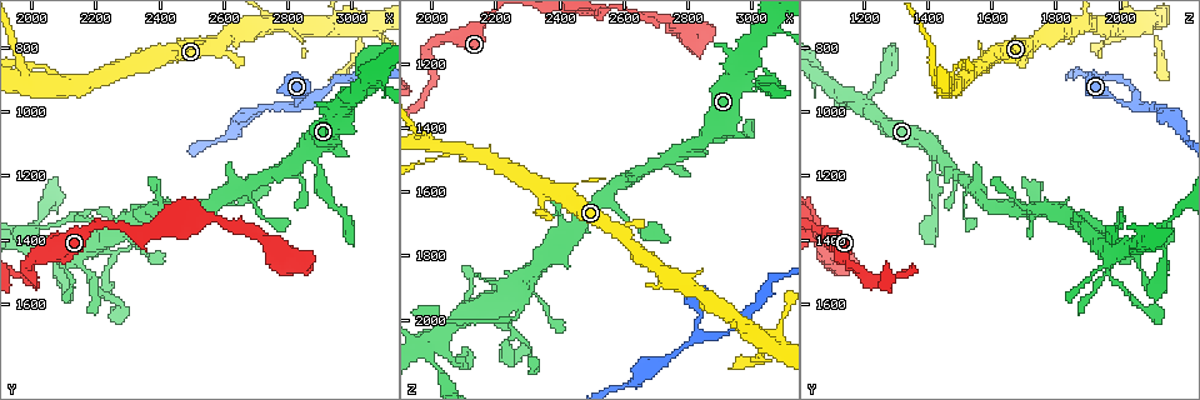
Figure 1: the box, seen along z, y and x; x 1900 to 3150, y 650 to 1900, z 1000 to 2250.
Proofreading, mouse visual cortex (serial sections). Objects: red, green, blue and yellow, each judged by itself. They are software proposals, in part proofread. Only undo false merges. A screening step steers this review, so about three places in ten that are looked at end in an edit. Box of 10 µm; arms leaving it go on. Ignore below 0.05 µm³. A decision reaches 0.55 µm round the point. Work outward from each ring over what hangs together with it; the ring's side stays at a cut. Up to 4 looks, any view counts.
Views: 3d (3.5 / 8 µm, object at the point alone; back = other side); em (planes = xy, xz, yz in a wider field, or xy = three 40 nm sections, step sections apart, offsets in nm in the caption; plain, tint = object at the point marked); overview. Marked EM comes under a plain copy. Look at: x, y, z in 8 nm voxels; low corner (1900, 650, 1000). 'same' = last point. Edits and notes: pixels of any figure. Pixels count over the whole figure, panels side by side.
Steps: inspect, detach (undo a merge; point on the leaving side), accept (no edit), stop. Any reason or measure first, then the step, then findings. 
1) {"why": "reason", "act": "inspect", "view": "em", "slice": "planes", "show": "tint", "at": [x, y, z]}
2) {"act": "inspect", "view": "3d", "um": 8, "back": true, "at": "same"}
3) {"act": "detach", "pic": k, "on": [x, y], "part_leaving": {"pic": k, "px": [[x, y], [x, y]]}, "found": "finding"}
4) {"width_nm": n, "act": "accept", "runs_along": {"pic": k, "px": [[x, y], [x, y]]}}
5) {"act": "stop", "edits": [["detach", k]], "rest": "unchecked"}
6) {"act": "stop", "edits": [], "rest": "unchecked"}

{"why": "thin neck", "act": "inspect", "view": "3d", "um": 3.5, "back": true, "at": [1980, 890, 1440]}

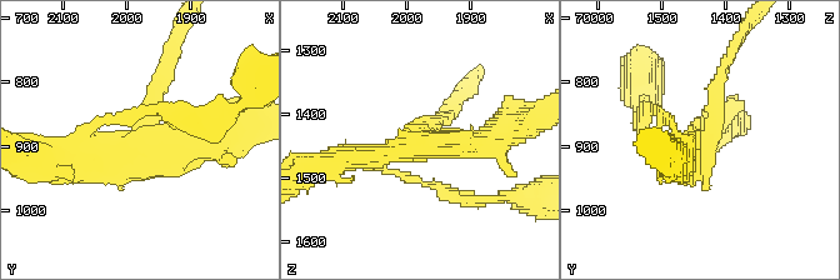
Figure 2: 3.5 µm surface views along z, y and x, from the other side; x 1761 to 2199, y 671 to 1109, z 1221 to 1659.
{"why": "now the EM", "act": "inspect", "view": "em", "slice": "planes", "show": "tint", "at": [1980, 905, 1440]}

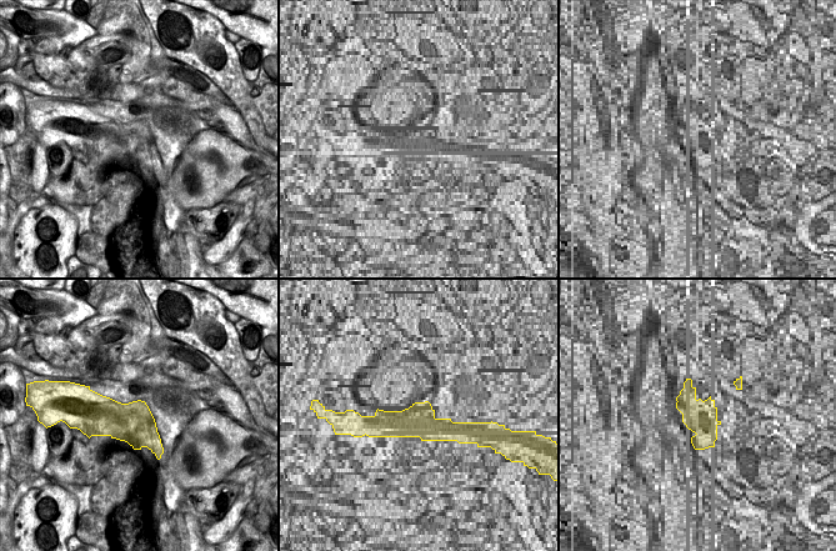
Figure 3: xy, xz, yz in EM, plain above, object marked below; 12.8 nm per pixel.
{"act": "detach", "pic": 2, "on": [720, 83], "part_leaving": {"pic": 2, "px": [[704, 138], [714, 84], [740, 34]]}, "found": "a second cell is stuck on"}

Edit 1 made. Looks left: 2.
{"why": "thick turns thin", "act": "inspect", "view": "3d", "um": 8, "at": [2260, 1330, 2000]}

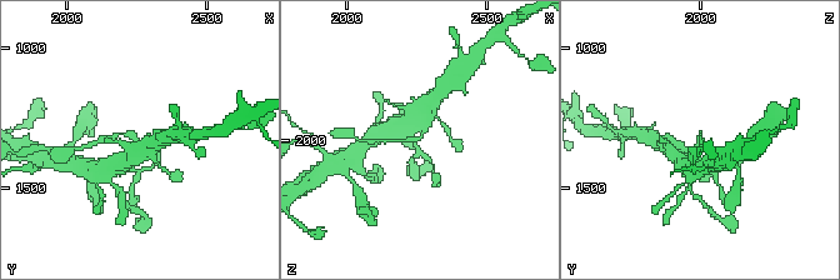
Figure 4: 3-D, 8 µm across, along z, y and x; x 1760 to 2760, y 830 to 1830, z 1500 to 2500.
{"act": "inspect", "view": "3d", "um": 3.5, "at": "same"}

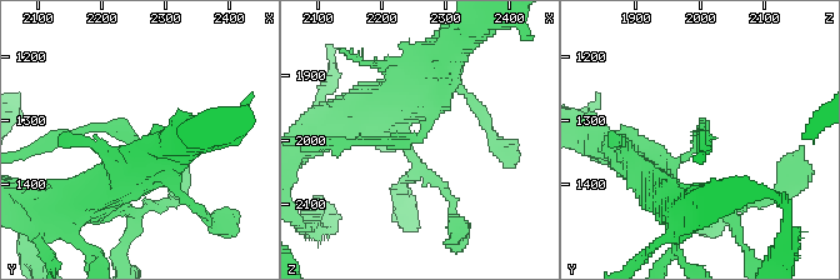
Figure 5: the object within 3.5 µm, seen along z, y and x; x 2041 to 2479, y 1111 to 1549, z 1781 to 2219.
{"arm_widths_nm": [100, 450], "act": "accept", "runs_along": {"pic": 5, "px": [[429, 68], [421, 135], [341, 141]]}, "found": "one cell here"}

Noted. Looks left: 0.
{"act": "stop", "edits": [["detach", 2]], "rest": "unchecked"}

